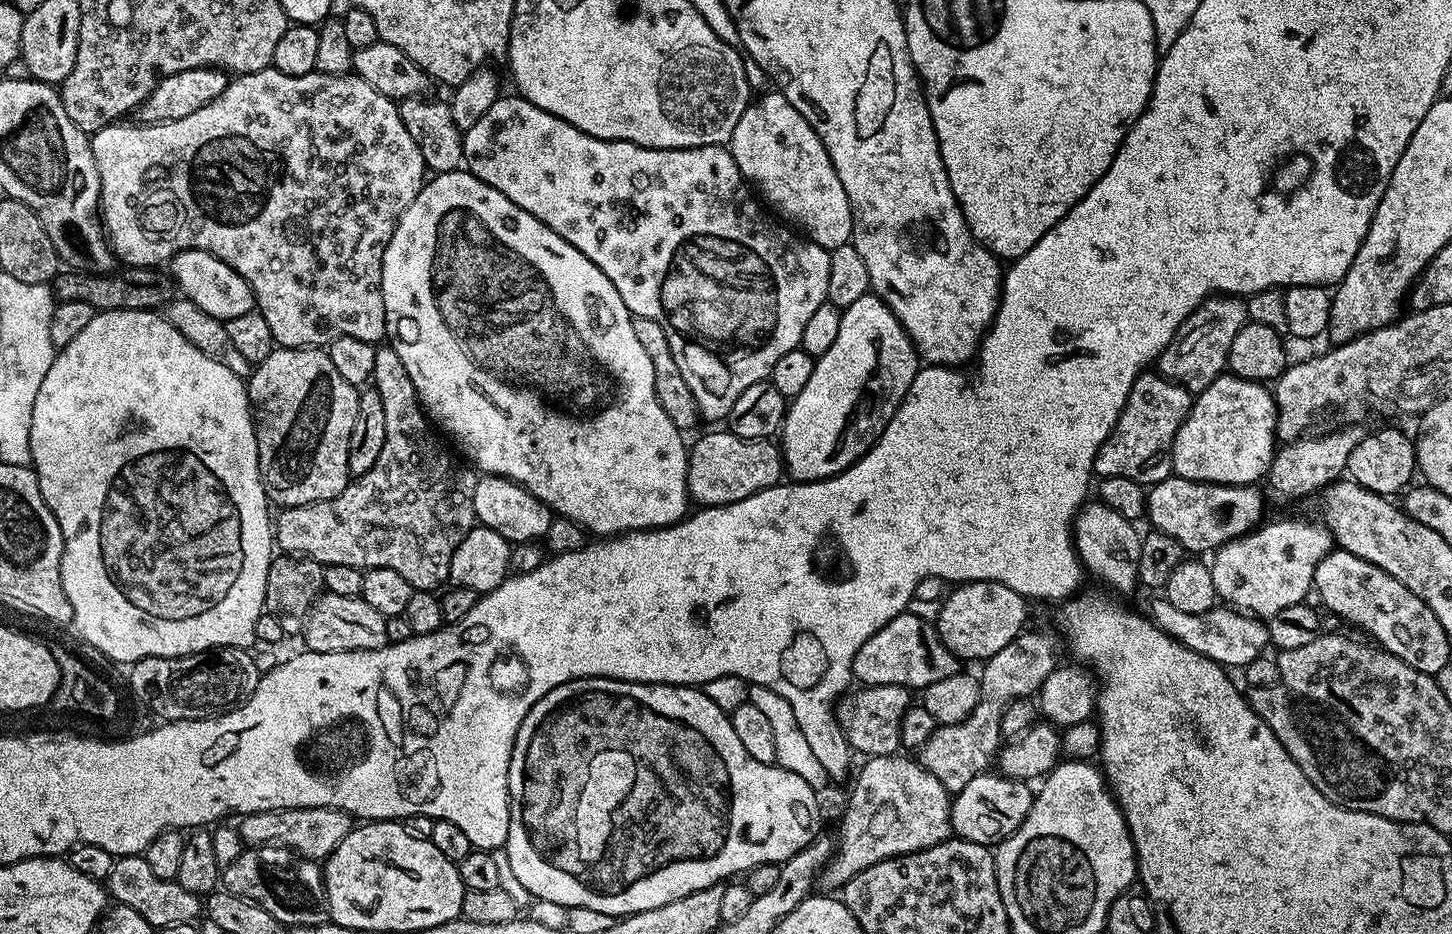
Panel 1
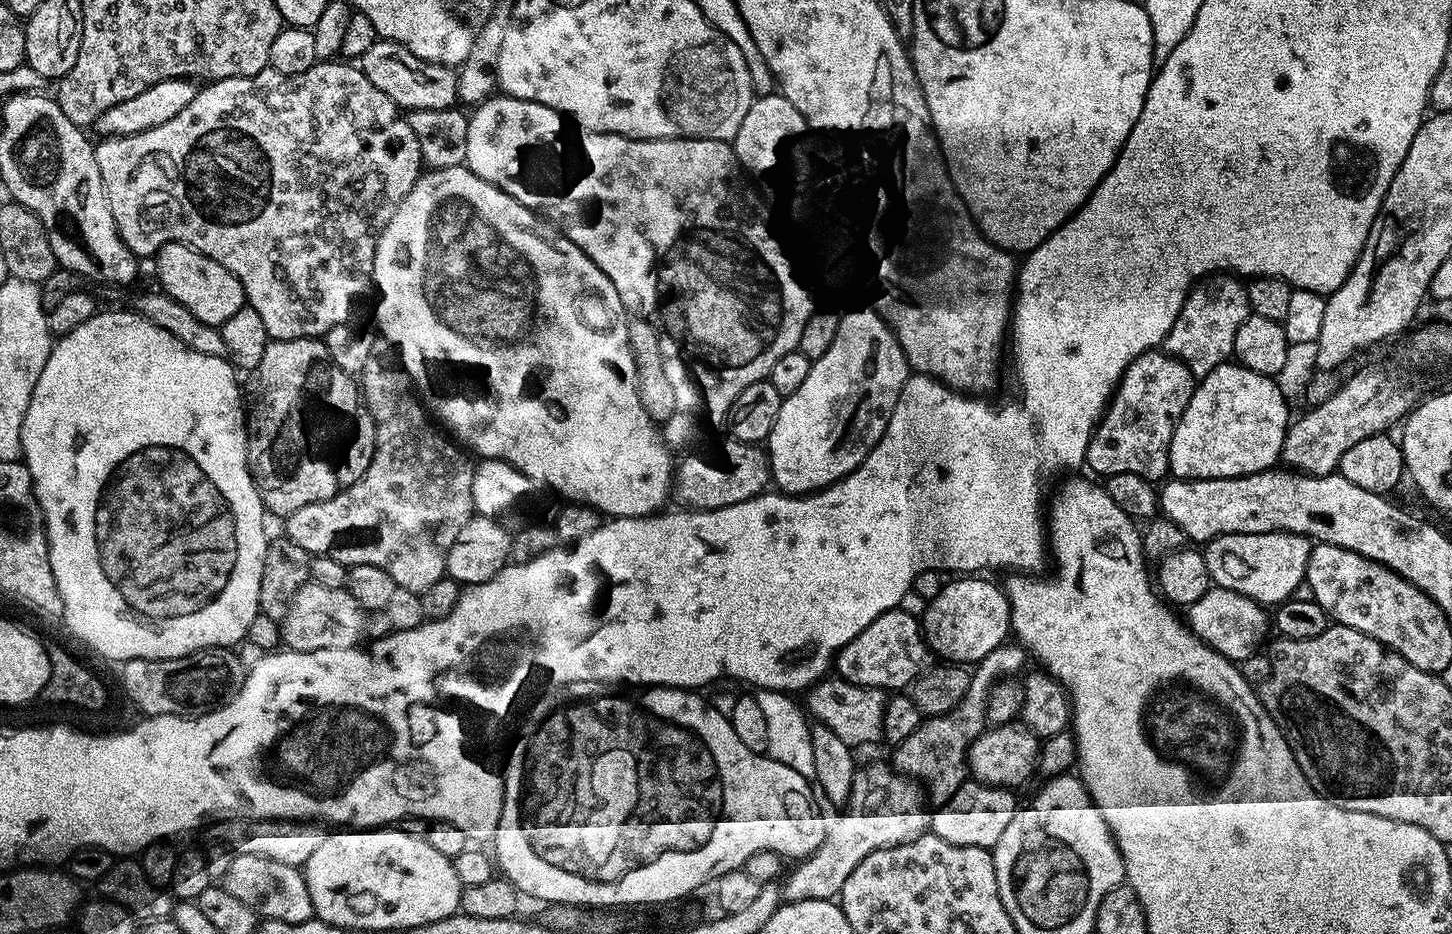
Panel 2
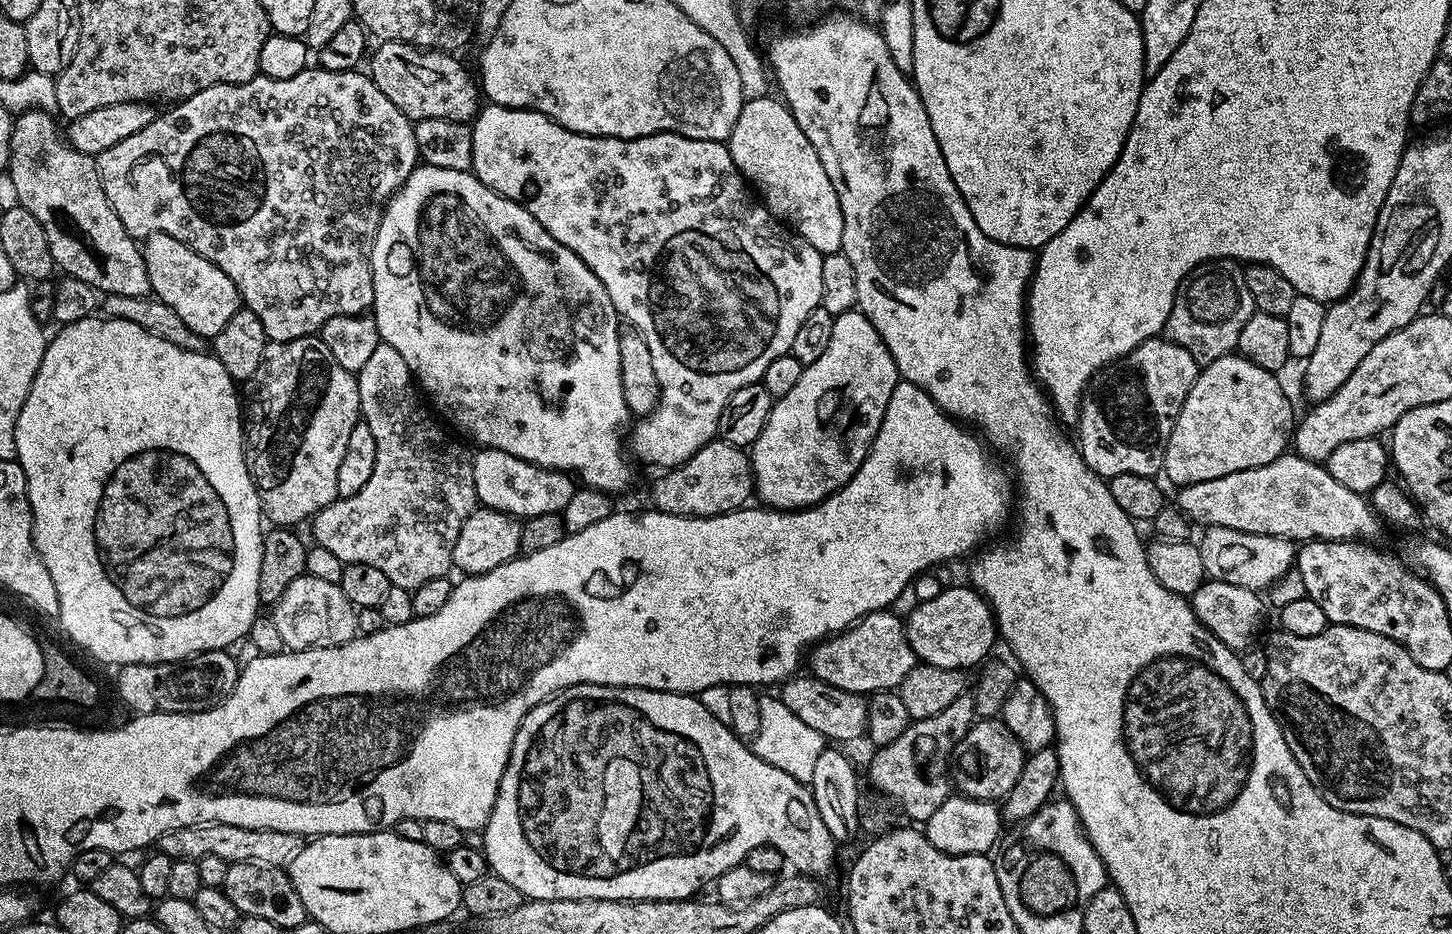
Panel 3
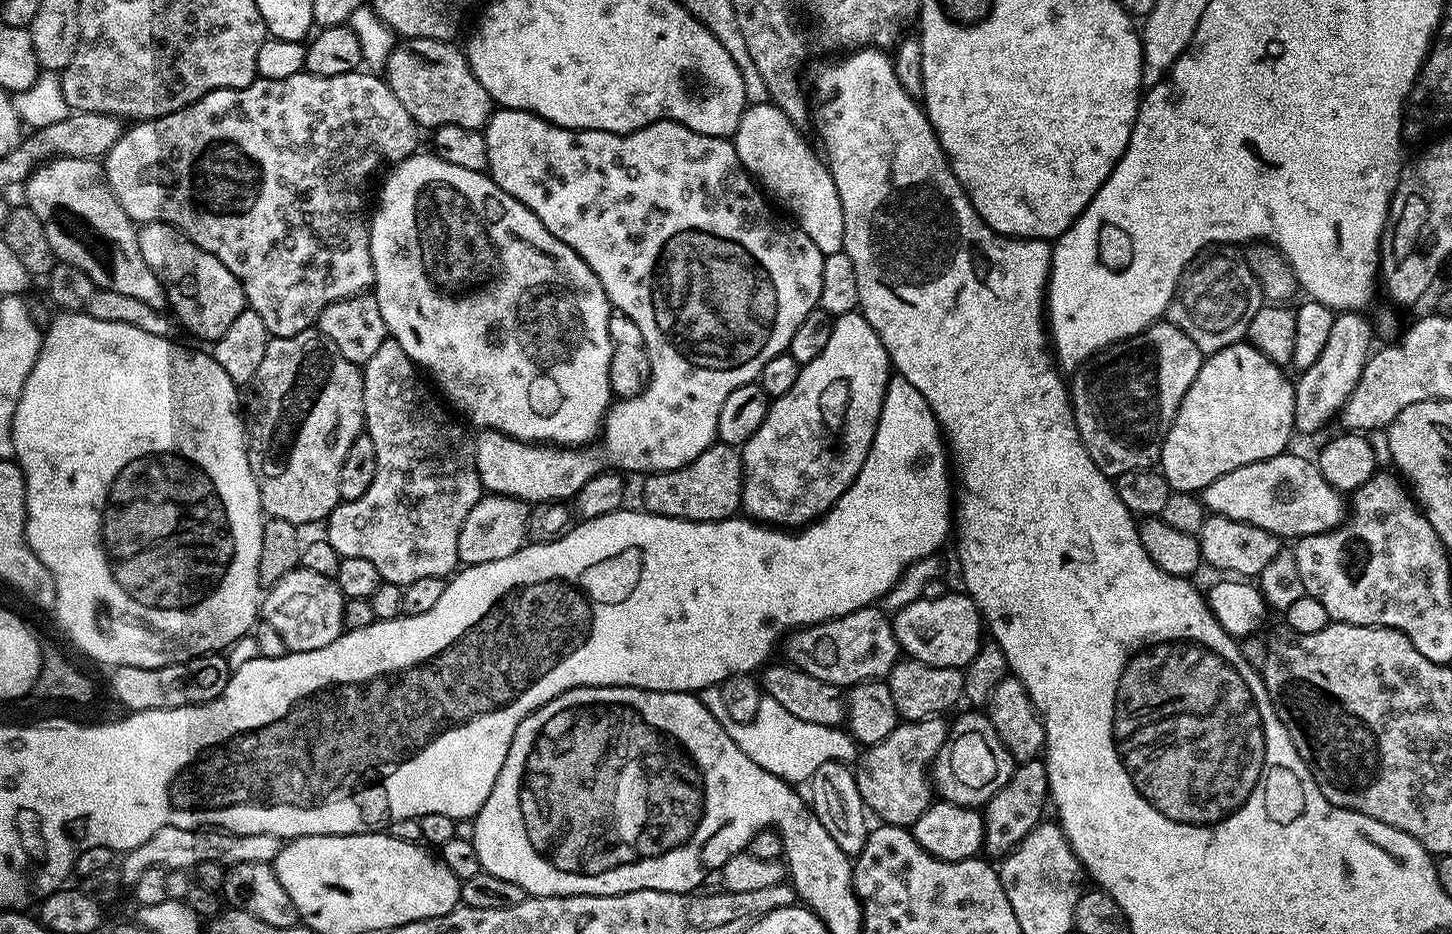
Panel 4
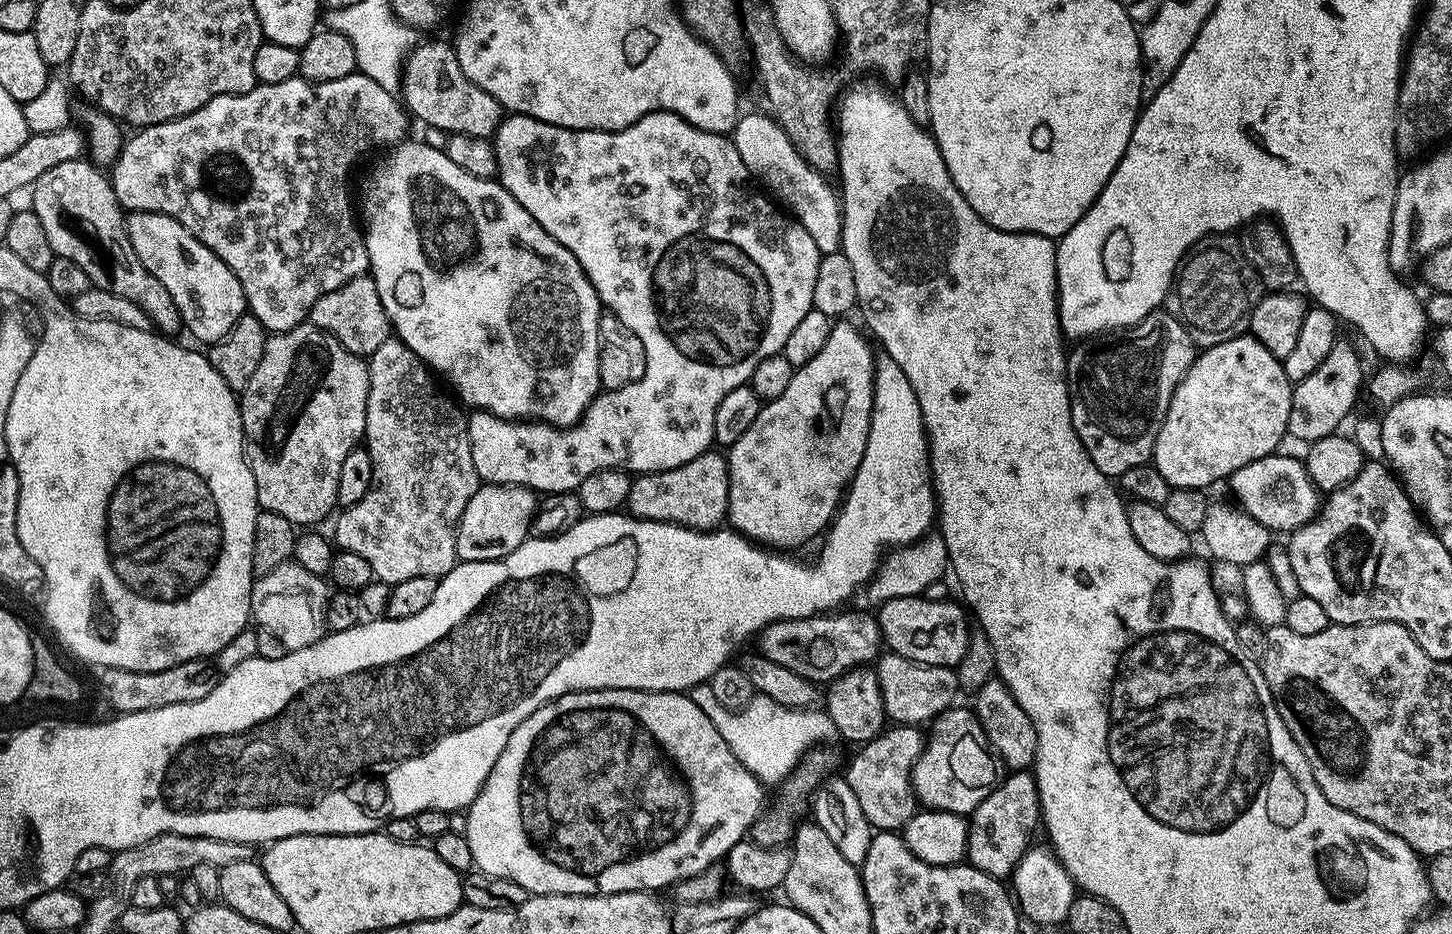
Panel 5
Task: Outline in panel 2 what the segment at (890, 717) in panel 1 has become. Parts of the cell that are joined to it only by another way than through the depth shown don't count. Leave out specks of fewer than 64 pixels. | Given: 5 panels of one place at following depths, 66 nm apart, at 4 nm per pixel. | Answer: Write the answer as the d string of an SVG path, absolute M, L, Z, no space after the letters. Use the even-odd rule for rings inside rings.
M825 678L807 689L807 696L807 715L815 723L825 724L834 734L838 734L838 738L842 738L849 748L859 750L863 744L872 744L883 737L885 689L858 686L839 678Z

